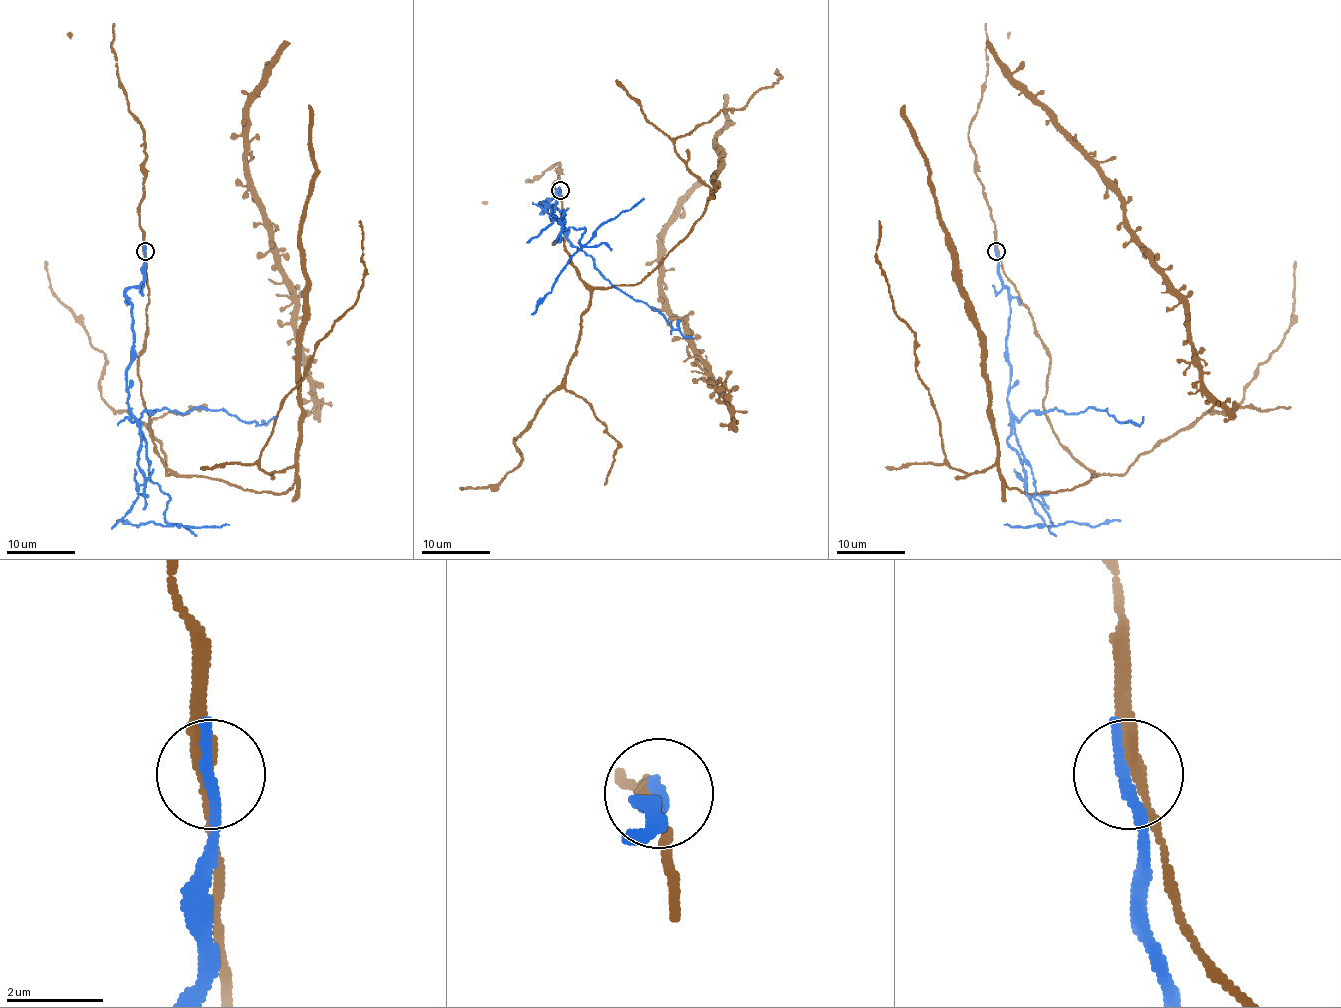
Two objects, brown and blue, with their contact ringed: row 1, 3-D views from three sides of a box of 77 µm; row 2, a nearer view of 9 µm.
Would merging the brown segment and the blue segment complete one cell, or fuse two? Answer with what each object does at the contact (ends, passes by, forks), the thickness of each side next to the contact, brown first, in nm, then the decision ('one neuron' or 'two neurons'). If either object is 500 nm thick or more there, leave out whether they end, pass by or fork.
brown passes by; blue ends; calibres 280 and 300 nm; two neurons

